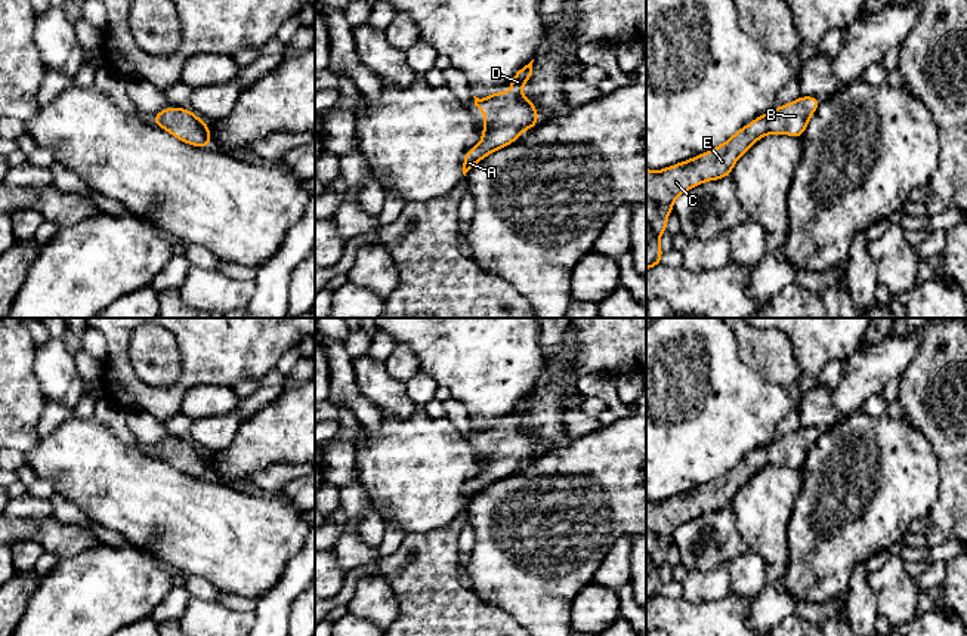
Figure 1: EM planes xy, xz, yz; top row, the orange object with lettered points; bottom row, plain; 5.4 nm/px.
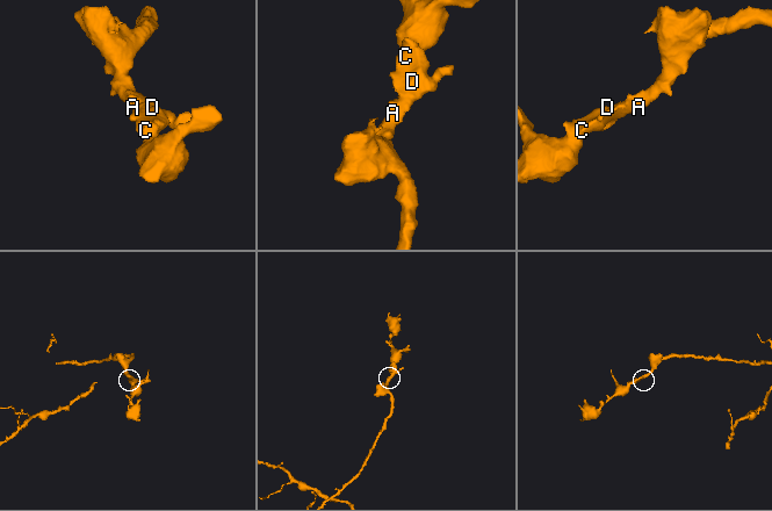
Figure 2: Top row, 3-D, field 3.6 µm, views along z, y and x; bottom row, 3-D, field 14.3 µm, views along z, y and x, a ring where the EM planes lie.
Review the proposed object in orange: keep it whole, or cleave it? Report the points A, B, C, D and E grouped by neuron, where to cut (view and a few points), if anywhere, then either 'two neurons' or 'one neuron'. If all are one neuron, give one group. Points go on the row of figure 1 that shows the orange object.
A B C D E | no cut | one neuron

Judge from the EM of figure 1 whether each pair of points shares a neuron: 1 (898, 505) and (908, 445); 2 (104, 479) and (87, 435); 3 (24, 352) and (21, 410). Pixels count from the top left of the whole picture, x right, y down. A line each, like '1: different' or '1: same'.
1: same
2: same
3: same

